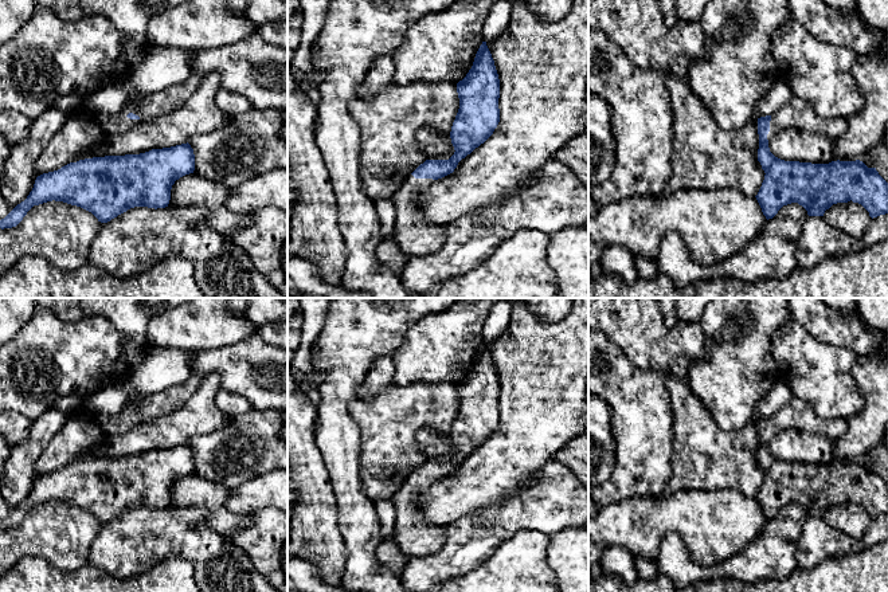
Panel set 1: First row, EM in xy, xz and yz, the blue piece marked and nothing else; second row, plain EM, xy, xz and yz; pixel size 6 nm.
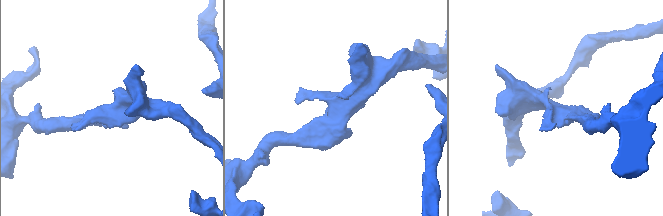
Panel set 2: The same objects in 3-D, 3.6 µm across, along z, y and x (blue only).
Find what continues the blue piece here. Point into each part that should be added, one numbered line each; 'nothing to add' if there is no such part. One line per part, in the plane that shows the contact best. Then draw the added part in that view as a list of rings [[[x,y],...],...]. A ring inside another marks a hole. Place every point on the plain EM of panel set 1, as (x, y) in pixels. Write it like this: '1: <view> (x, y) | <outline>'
1: xy (171, 399) | [[[191,373],[183,384],[153,393],[141,403],[128,401],[116,415],[98,416],[103,434],[106,438],[113,438],[128,432],[141,422],[179,409],[189,400],[200,383],[202,377]]]

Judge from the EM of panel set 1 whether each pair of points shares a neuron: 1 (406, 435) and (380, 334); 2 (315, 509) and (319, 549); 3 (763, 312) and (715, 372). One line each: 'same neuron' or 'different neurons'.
1: different neurons
2: same neuron
3: same neuron

